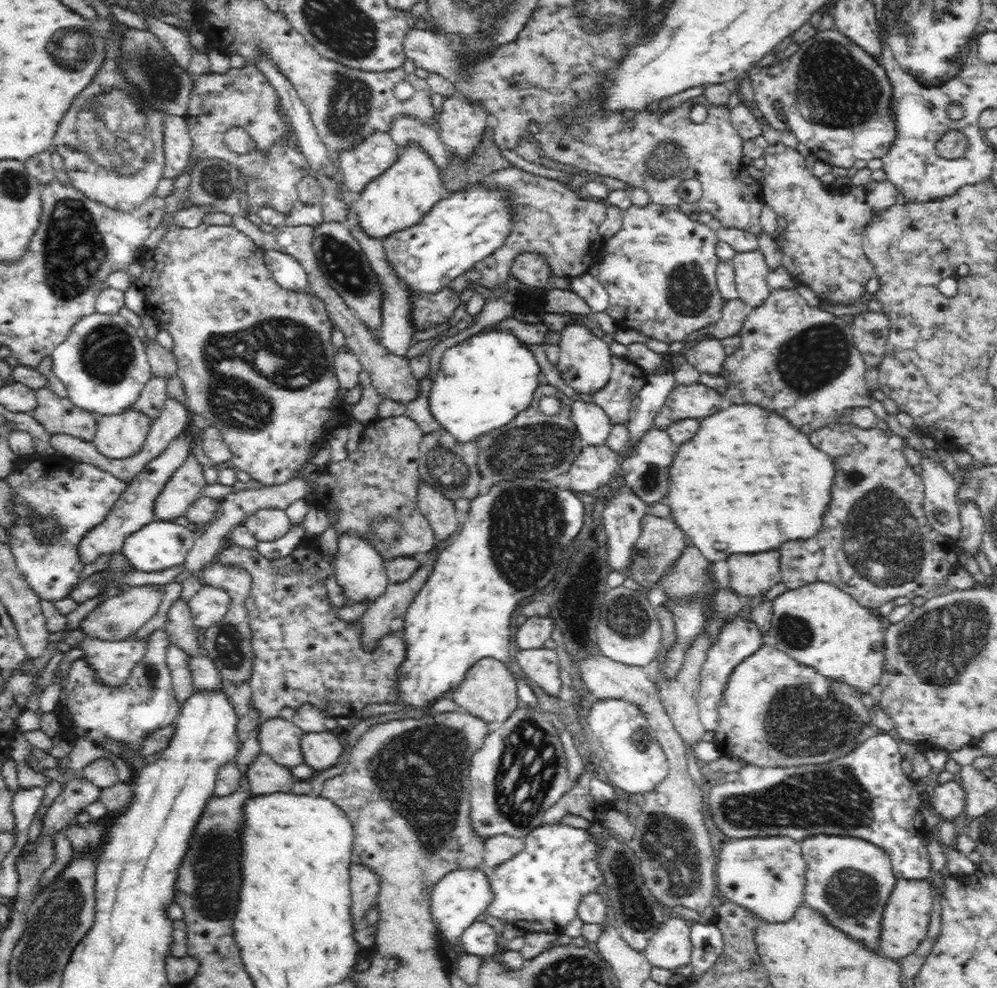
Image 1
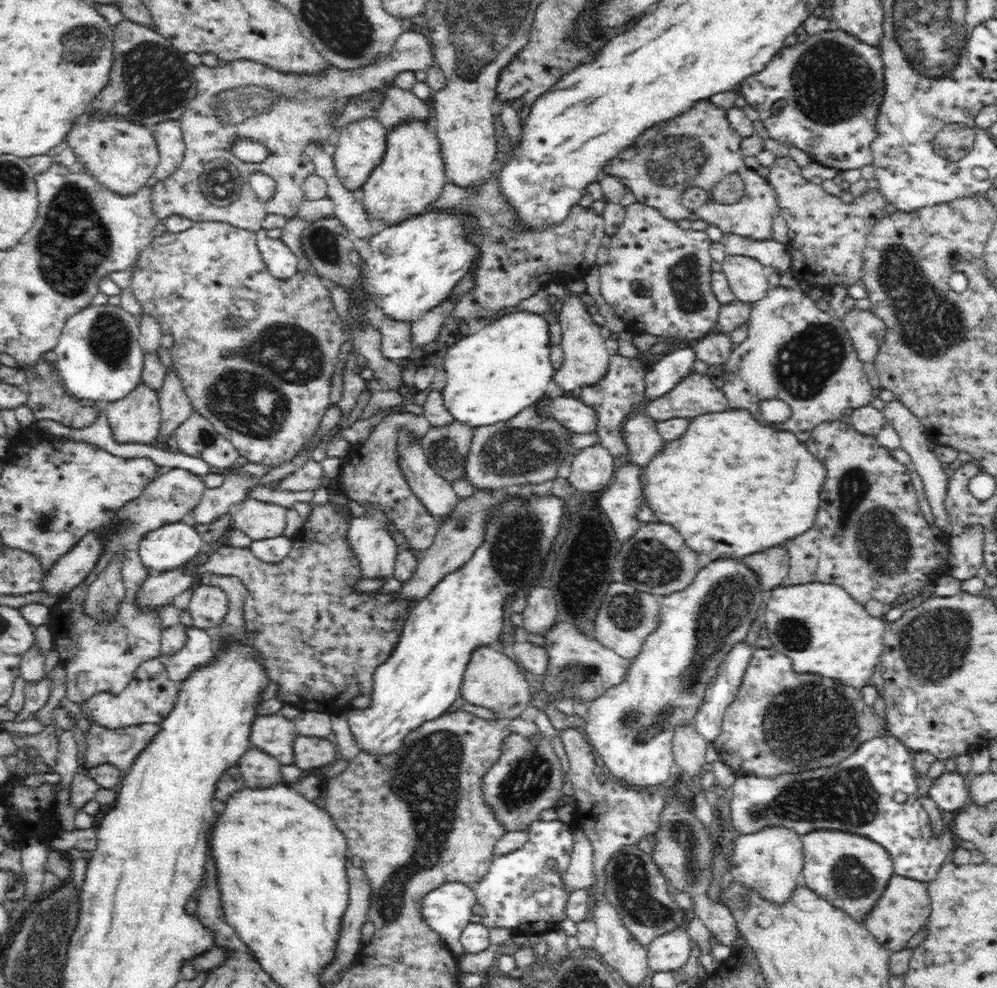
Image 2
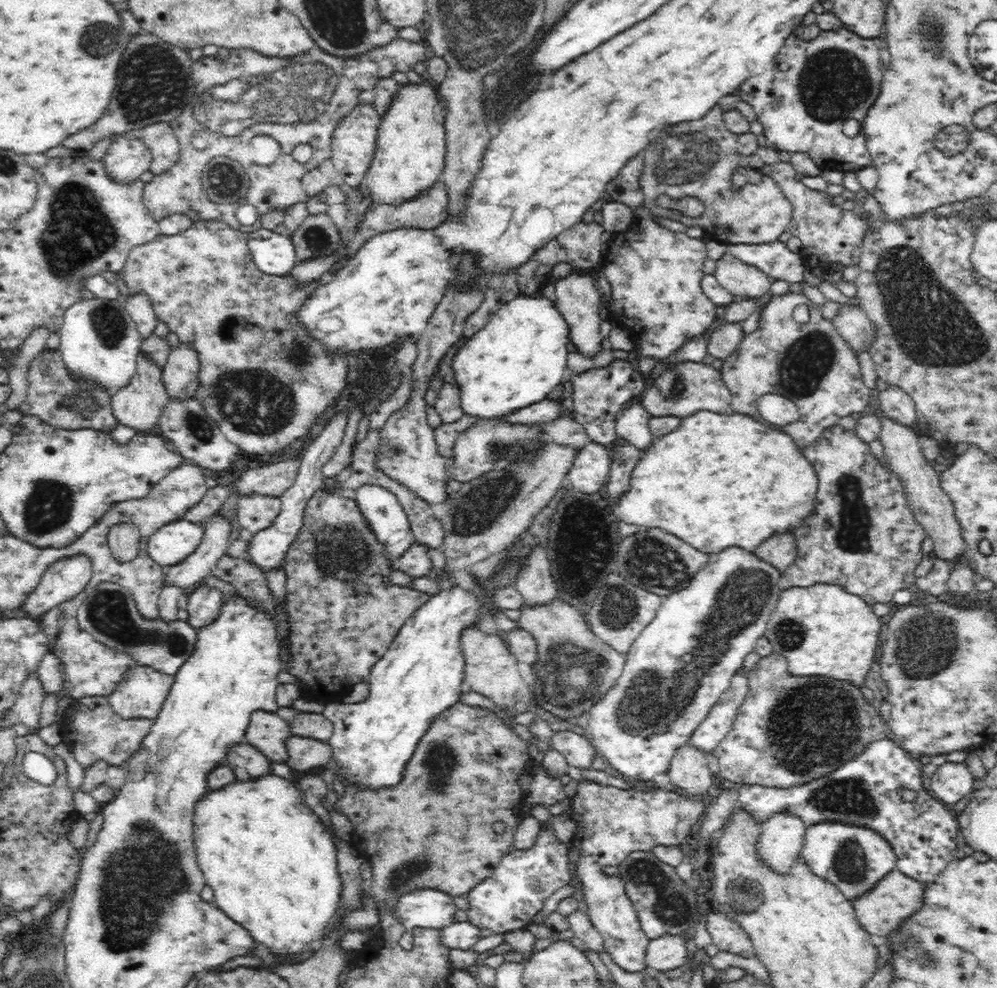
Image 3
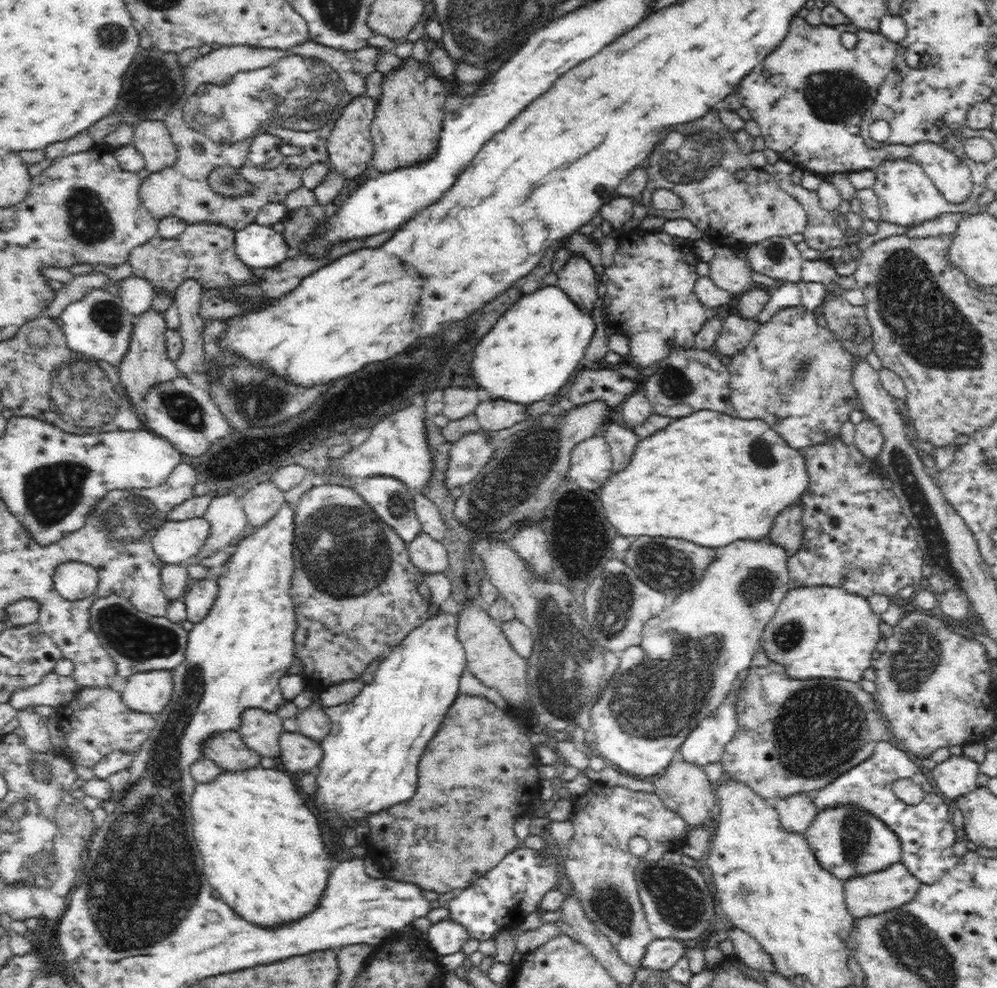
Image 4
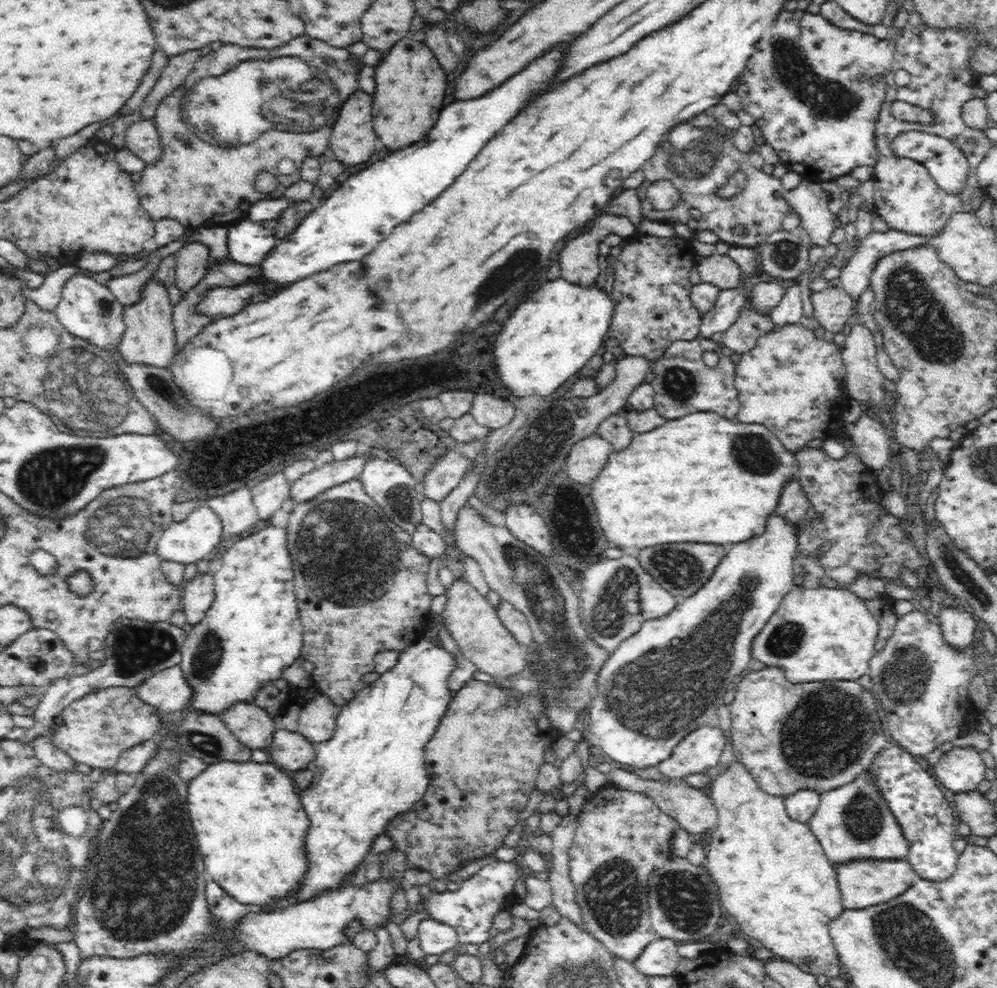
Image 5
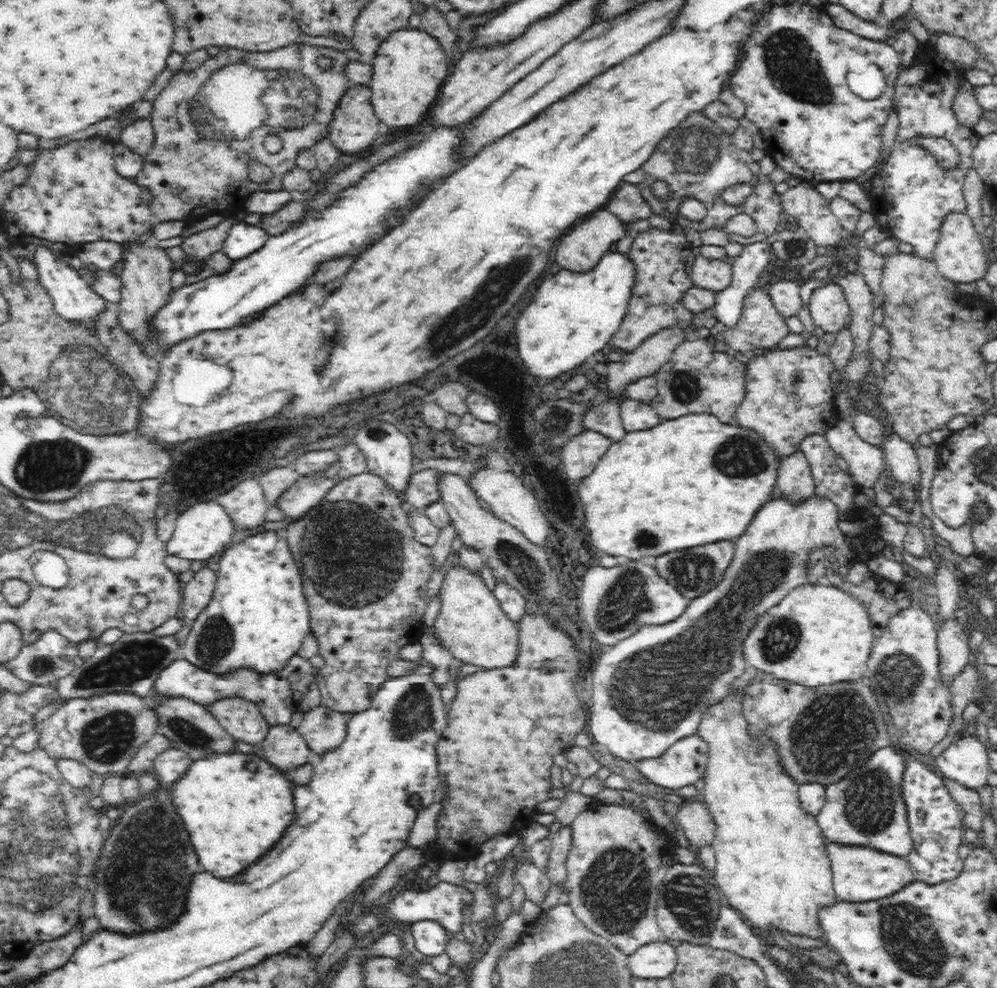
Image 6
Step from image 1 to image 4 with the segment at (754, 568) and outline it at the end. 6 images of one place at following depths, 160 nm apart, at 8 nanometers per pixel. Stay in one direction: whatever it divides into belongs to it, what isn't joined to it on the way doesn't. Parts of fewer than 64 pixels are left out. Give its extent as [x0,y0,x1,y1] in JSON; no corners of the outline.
[768,504,804,553]

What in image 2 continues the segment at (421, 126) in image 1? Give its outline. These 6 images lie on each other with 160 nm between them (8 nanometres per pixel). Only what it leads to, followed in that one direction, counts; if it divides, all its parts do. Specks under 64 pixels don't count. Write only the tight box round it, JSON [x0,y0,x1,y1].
[375,84,432,130]

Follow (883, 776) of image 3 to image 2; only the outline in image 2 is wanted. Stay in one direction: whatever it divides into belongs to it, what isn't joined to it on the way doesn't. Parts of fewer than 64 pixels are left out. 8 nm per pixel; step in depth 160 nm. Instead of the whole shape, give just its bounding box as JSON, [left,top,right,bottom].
[730,734,957,883]

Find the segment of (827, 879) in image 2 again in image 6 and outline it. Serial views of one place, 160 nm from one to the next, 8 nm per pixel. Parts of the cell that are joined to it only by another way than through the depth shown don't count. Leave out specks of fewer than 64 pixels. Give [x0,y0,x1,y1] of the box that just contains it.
[816,746,914,857]

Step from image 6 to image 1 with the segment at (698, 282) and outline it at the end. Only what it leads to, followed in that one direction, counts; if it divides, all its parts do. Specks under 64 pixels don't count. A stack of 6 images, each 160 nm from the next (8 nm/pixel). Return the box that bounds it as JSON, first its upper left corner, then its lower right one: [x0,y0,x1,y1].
[728,250,772,309]

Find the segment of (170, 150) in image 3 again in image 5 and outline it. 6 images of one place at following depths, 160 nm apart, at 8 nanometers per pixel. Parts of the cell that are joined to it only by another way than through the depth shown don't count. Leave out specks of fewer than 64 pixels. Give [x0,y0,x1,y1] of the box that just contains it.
[125,117,161,165]

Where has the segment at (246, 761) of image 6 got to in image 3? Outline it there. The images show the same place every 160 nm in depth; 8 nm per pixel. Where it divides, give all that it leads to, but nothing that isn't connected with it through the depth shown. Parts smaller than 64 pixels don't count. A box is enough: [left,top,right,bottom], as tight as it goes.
[193,773,341,959]

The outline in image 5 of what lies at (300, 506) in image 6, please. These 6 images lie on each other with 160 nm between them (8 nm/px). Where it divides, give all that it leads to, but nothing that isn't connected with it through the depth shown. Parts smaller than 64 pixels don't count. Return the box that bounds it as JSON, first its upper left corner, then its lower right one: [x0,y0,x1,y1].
[290,452,369,505]

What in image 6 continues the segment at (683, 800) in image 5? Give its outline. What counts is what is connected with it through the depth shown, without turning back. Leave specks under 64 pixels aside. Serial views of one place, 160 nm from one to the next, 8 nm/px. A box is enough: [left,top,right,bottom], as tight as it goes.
[676,801,716,848]

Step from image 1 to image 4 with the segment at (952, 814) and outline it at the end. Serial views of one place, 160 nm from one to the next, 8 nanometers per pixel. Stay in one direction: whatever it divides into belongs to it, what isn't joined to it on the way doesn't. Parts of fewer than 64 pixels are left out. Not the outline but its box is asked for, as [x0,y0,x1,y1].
[929,752,979,801]

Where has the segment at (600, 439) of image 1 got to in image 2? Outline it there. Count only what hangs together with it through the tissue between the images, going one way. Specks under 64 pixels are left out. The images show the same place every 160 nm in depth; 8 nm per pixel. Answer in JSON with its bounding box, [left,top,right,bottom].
[537,396,596,434]

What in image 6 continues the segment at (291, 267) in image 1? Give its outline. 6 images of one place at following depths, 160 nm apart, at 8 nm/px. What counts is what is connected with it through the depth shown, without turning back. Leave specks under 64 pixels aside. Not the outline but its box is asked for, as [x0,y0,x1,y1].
[222,219,270,261]

